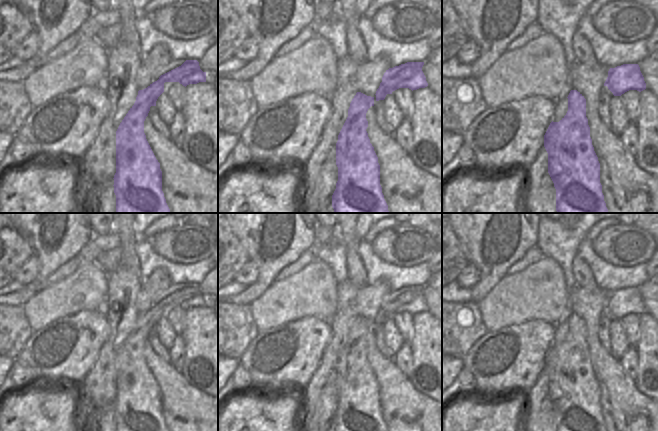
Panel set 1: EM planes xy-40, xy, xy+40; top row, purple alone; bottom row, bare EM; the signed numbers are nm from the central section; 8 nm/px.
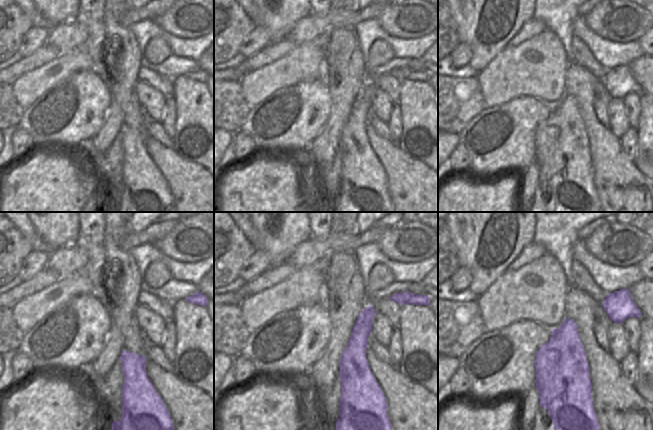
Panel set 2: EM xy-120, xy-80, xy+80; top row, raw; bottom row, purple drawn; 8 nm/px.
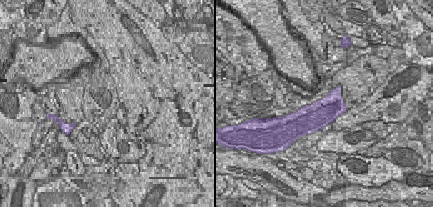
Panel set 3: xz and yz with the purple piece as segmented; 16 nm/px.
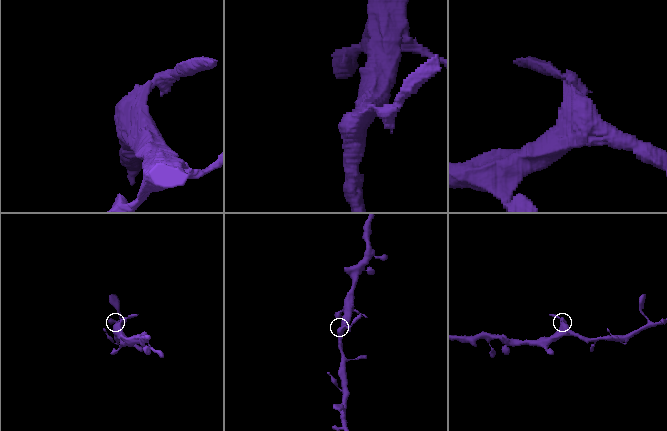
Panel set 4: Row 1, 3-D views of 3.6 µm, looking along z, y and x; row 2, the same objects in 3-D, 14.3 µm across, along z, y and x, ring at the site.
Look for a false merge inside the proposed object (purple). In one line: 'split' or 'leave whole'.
split

